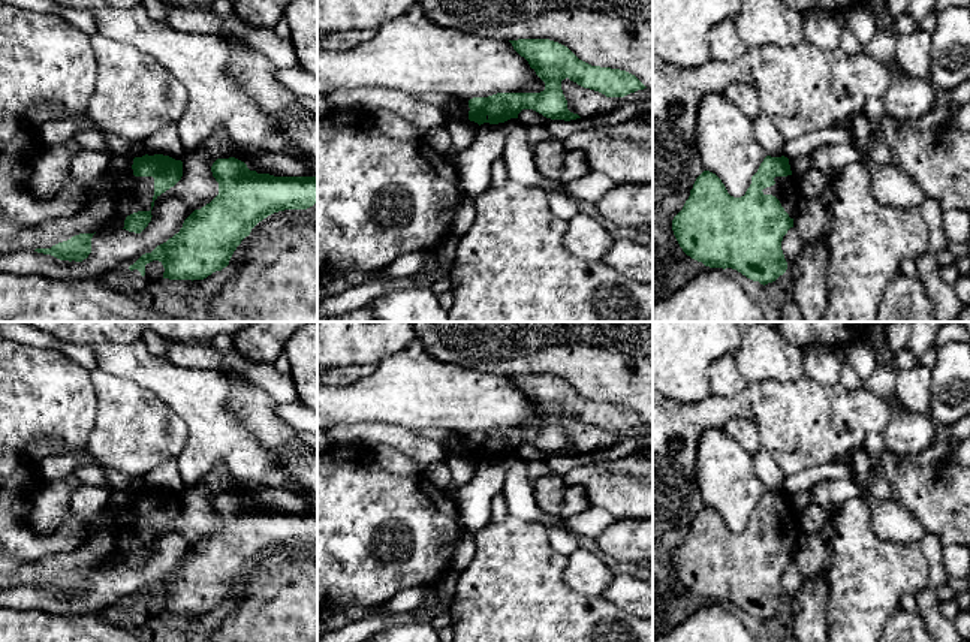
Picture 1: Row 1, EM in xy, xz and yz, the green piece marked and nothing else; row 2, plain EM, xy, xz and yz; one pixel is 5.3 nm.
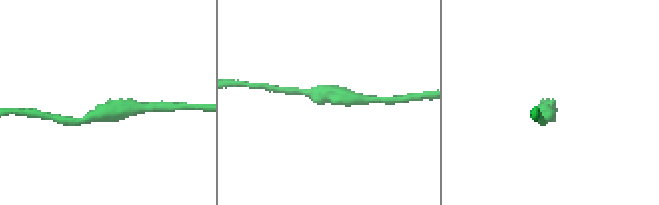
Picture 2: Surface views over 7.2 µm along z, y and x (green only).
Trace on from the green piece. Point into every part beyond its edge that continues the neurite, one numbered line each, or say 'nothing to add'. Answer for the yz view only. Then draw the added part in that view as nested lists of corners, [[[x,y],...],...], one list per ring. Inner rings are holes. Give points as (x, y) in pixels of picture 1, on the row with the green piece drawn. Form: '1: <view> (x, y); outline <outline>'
1: yz (785, 189); outline [[[793,175],[775,177],[775,184],[763,189],[763,195],[775,196],[790,218],[795,217],[796,208],[801,201],[798,190],[798,180]]]

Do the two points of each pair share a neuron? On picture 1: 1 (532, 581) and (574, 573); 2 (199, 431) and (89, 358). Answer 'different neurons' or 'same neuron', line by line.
1: different neurons
2: different neurons

